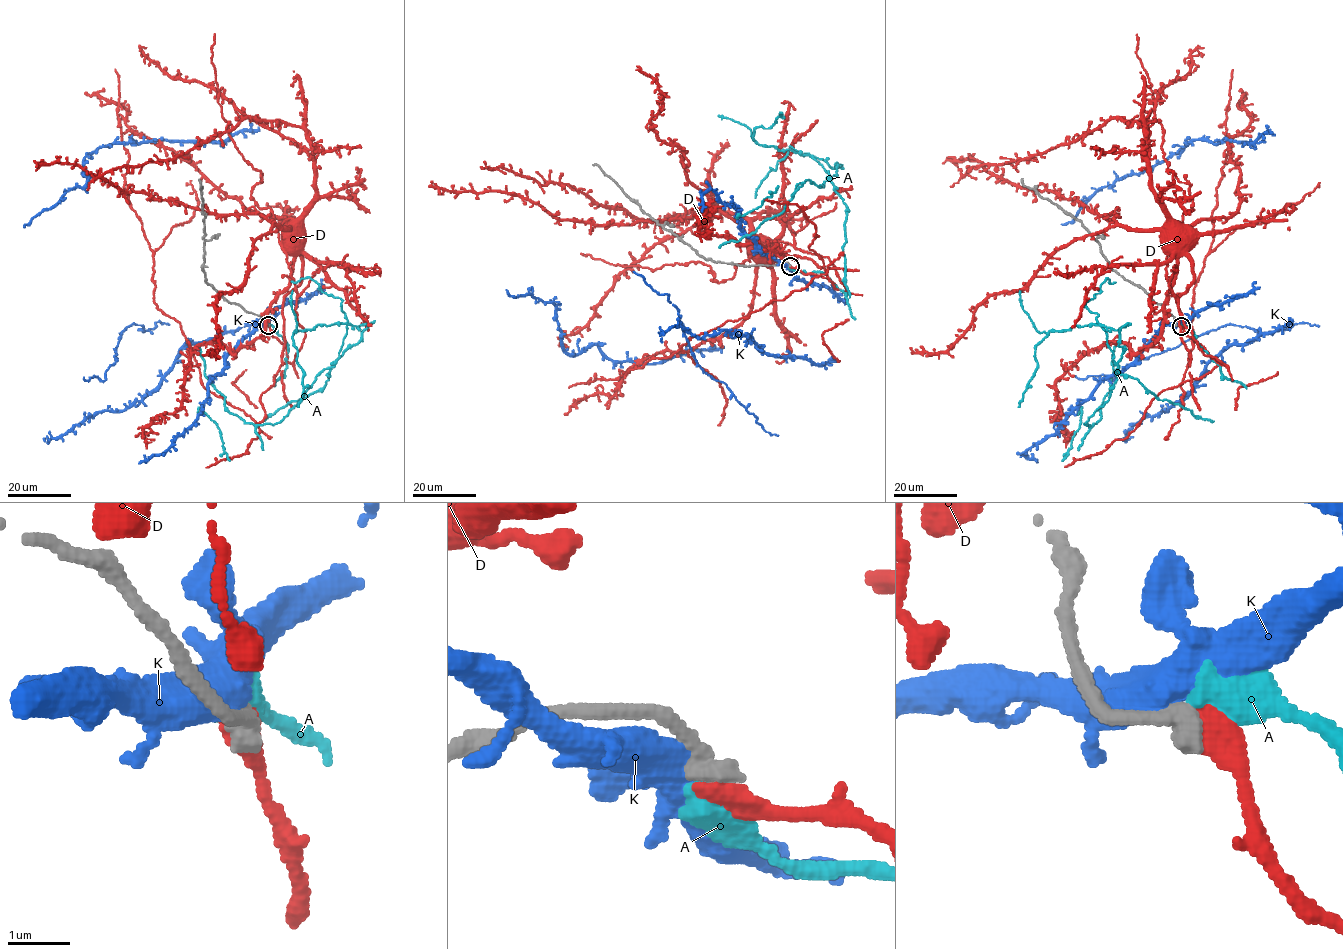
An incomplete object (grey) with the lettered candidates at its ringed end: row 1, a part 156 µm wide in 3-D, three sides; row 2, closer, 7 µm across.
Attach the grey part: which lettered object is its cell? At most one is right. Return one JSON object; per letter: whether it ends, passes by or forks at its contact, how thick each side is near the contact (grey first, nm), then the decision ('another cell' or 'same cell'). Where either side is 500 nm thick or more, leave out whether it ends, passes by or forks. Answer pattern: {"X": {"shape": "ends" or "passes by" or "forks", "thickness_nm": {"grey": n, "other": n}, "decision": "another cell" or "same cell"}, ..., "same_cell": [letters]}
{"A": {"thickness_nm": {"grey": 400, "other": 550}, "decision": "another cell"}, "D": {"shape": "ends", "thickness_nm": {"grey": 400, "other": 480}, "decision": "same cell"}, "K": {"shape": "passes by", "thickness_nm": {"grey": 440, "other": 480}, "decision": "another cell"}, "same_cell": ["D"]}

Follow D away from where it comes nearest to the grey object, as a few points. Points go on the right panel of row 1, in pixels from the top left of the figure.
D: (1181, 326), (1207, 354), (1225, 365), (1205, 355), (1184, 324), (1166, 276), (1168, 251), (1164, 237), (1169, 236)

